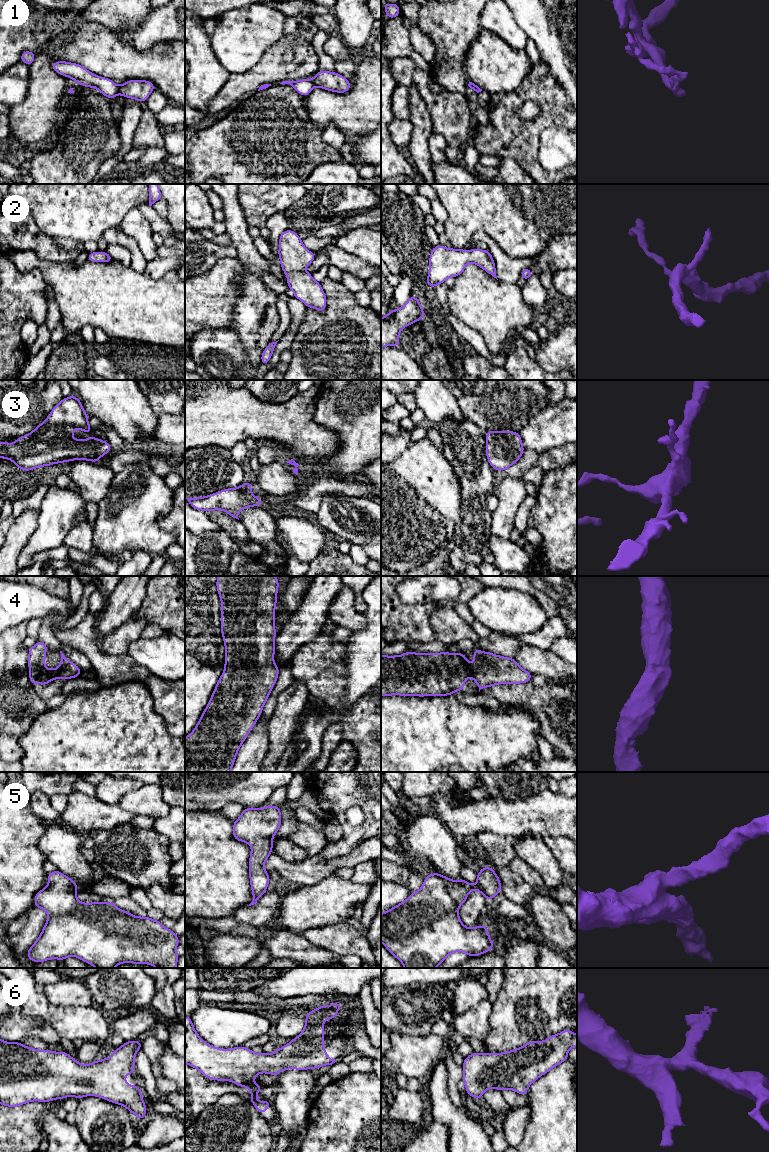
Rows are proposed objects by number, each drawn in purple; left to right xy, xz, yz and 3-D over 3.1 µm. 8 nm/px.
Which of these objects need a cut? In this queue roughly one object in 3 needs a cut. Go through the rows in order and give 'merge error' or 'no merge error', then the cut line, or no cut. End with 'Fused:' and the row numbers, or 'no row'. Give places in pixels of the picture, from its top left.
1: merge error; cut xy (117, 86), (119, 92)
2: no merge error; cut none
3: no merge error; cut none
4: no merge error; cut none
5: no merge error; cut none
6: no merge error; cut none
Fused: 1

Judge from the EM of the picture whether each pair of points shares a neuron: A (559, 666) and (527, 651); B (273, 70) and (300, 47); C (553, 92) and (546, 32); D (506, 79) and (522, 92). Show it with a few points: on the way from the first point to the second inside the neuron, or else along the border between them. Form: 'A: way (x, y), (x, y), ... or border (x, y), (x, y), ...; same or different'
A: way (551, 666), (535, 659); same
B: way (282, 70), (288, 70), (300, 56); same
C: border (540, 58), (546, 65), (548, 72), (565, 93); different
D: border (530, 68), (515, 89), (494, 94); different

